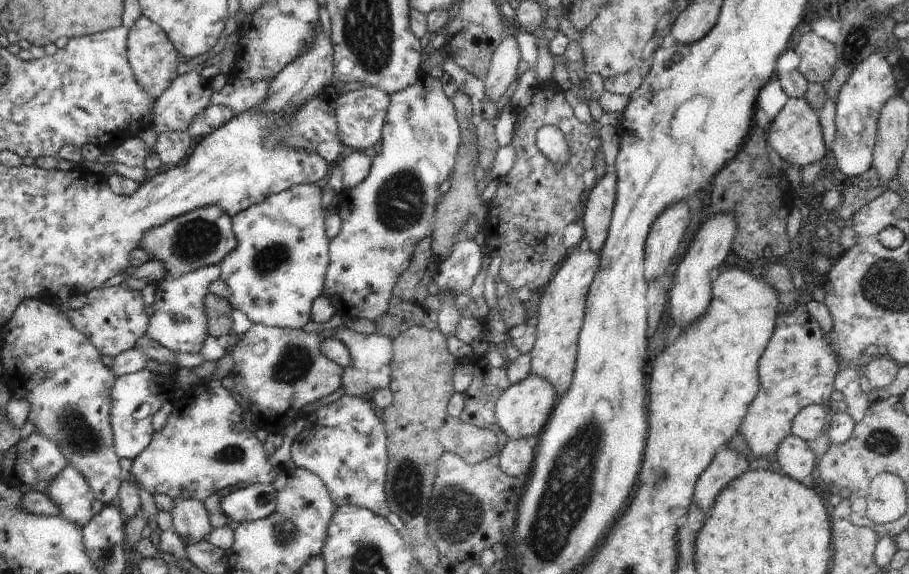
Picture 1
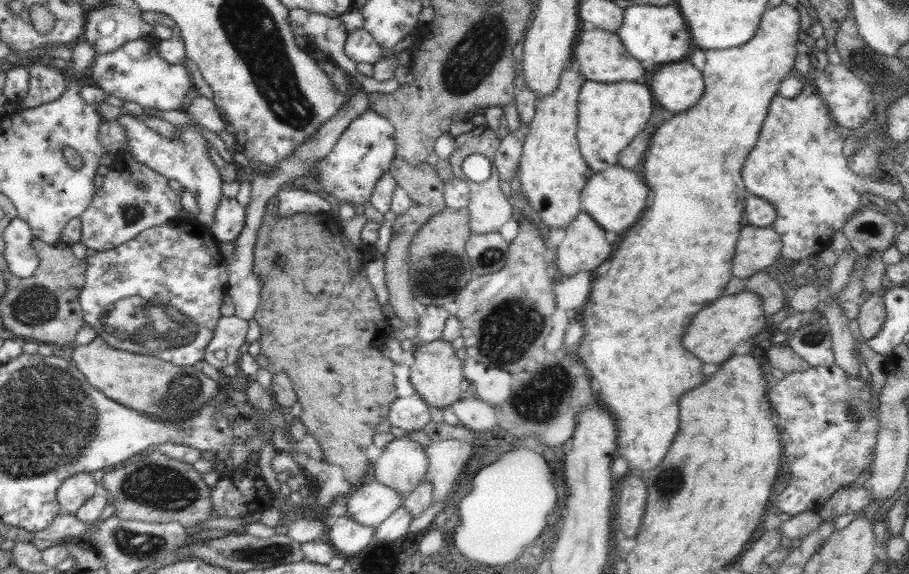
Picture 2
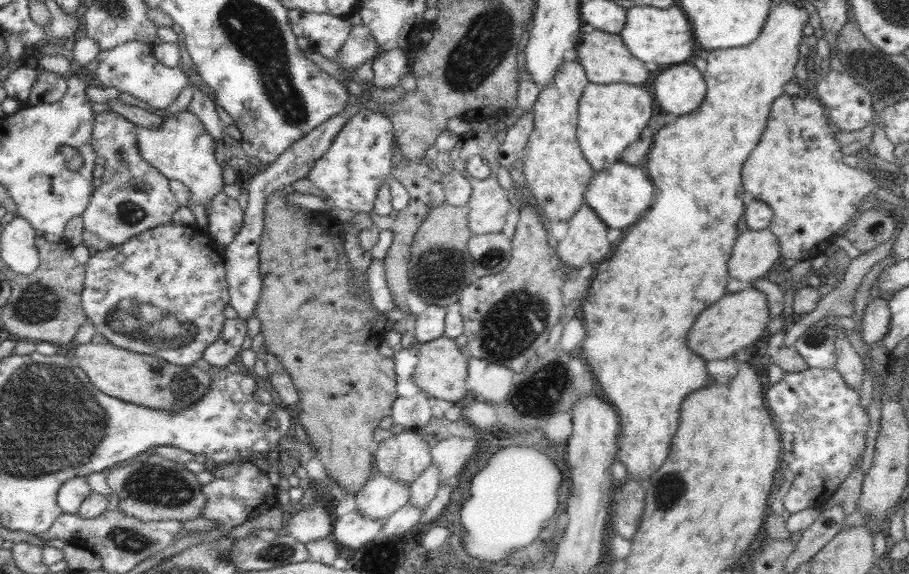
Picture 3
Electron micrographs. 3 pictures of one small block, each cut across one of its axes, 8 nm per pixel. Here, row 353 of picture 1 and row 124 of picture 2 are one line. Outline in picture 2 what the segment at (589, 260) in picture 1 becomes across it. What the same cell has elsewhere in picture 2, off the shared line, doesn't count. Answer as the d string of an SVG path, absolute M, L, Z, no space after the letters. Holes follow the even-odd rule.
M573 63L564 67L558 87L535 104L535 115L524 138L519 162L521 192L540 217L541 226L563 227L570 224L582 208L582 188L595 173L581 155L577 139L577 104L584 78Z

